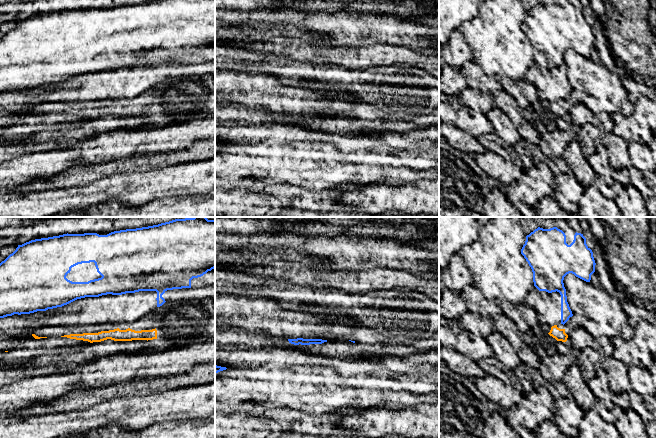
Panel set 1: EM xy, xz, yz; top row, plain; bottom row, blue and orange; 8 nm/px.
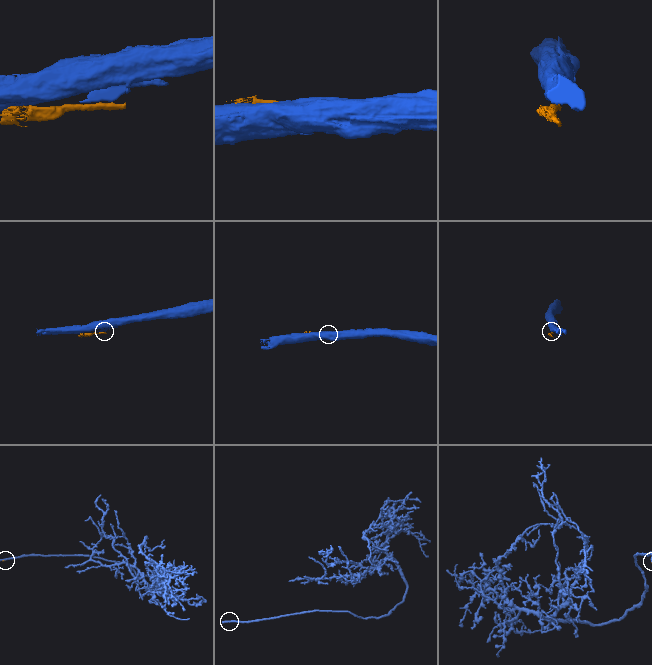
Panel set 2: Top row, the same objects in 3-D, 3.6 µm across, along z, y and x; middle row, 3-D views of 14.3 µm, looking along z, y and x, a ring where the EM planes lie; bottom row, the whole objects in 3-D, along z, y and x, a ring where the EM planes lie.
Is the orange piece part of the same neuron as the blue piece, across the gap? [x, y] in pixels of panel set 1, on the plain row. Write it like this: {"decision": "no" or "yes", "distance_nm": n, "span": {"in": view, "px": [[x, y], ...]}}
{"decision": "no", "distance_nm": 40, "span": {"in": "yz", "px": [[563, 100], [563, 105]]}}

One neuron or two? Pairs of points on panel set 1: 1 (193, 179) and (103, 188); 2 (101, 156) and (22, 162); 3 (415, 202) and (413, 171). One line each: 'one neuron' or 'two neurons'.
1: one neuron
2: two neurons
3: two neurons

